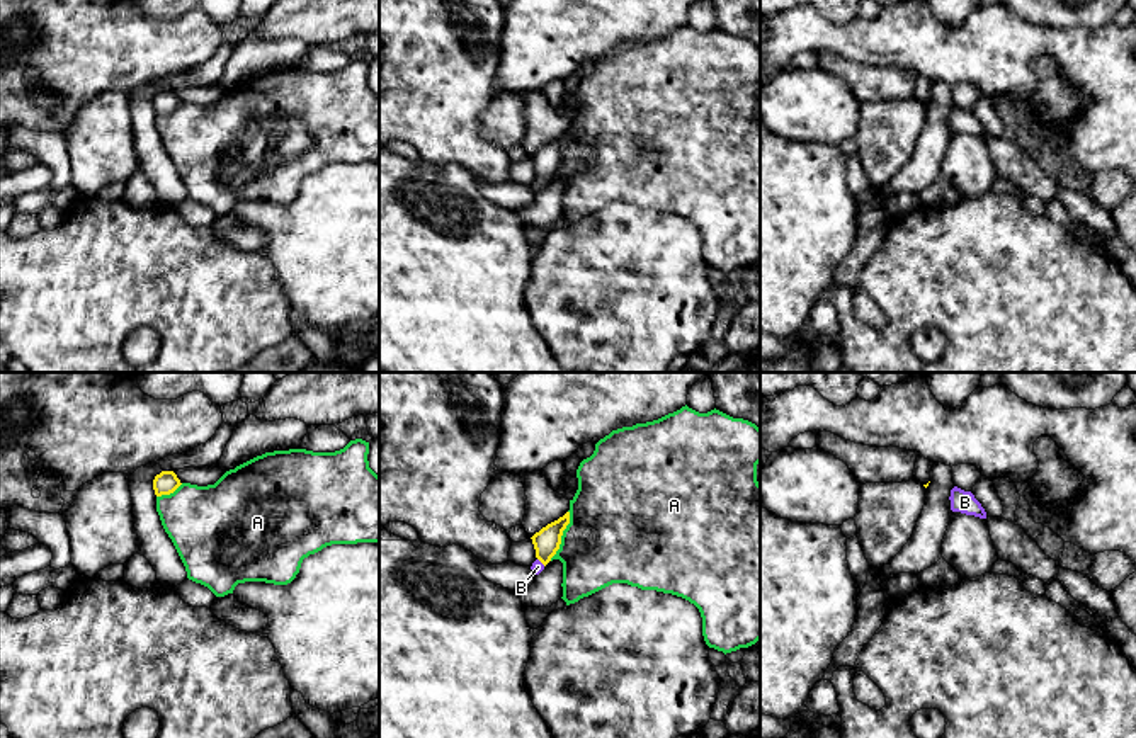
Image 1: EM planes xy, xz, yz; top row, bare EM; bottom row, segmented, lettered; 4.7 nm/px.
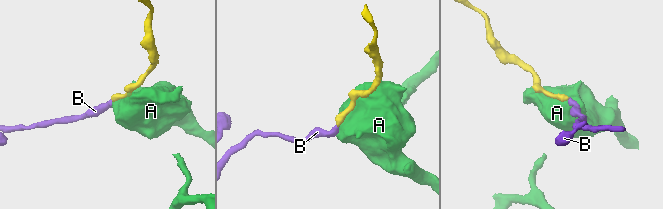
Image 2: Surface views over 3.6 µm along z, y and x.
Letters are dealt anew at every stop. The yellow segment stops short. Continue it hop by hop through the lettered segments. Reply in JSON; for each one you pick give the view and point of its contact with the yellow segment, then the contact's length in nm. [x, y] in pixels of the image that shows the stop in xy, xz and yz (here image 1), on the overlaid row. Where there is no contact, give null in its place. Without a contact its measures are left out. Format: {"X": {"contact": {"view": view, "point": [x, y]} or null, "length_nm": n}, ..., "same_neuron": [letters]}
{"B": {"contact": {"view": "xz", "point": [541, 562]}, "length_nm": 50}, "same_neuron": ["B"]}

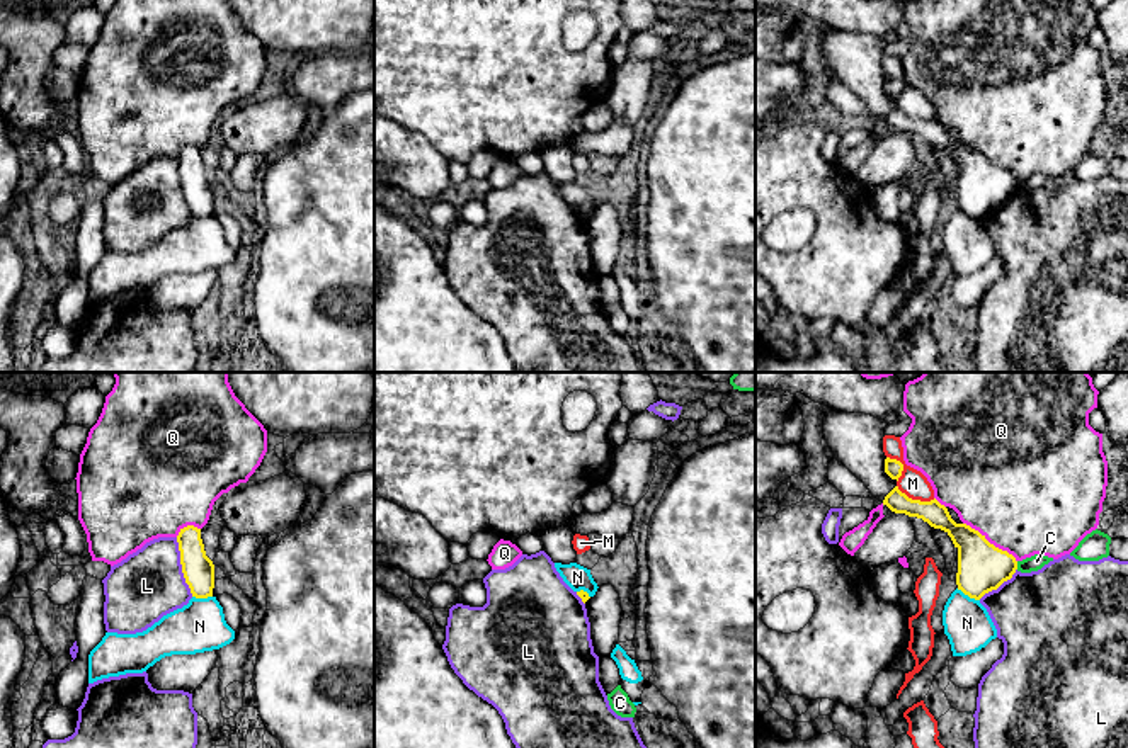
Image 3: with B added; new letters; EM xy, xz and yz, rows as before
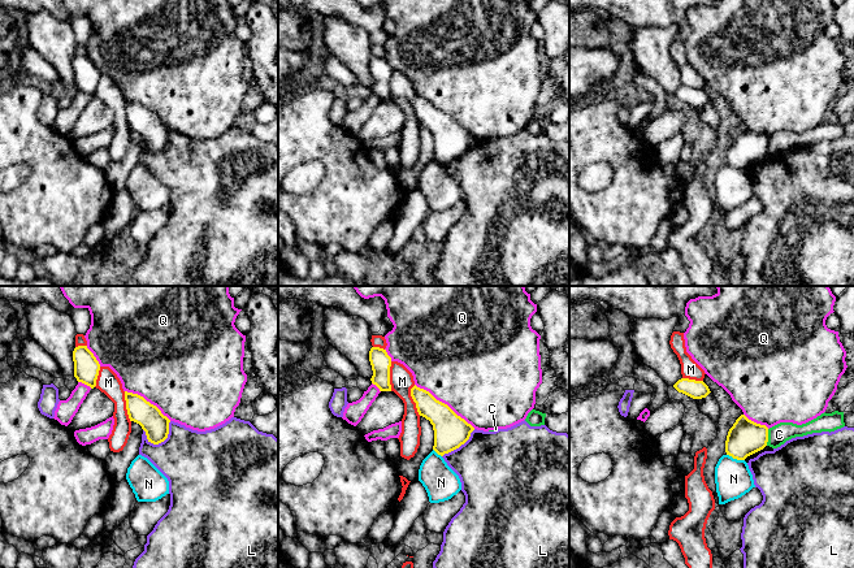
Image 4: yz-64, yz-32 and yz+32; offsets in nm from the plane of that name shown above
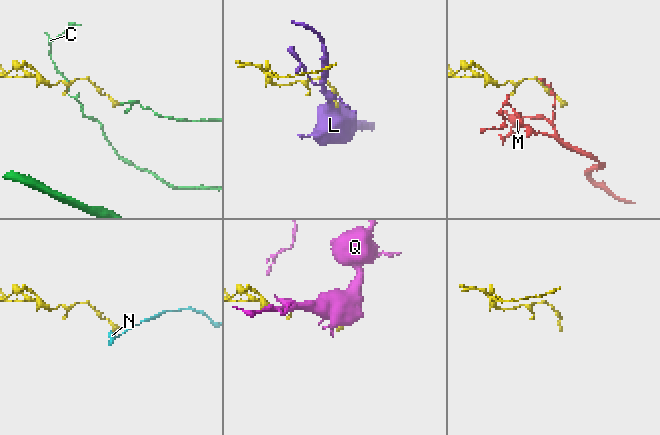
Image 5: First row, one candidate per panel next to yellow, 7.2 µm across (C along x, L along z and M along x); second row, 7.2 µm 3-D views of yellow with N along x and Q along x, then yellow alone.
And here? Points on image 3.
{"same_neuron": []}

